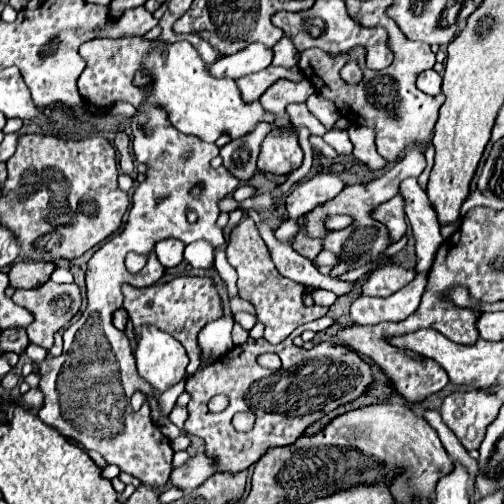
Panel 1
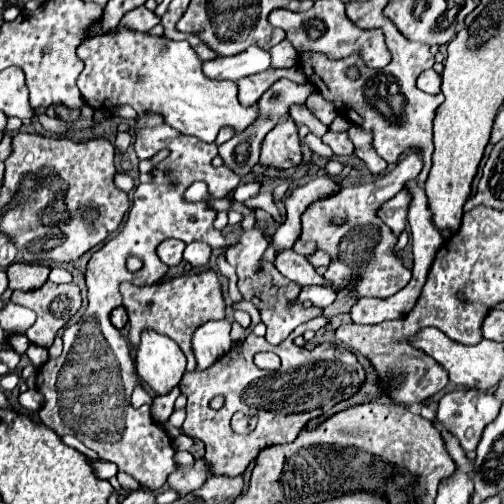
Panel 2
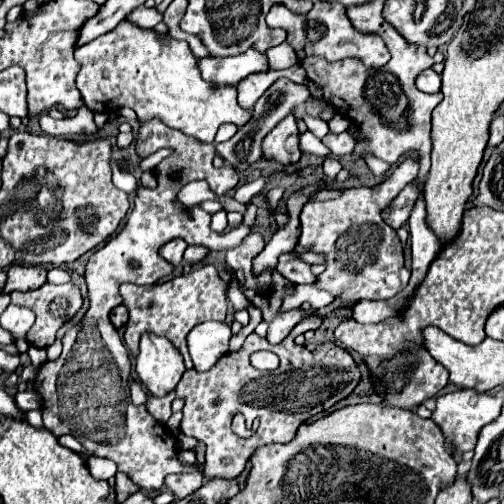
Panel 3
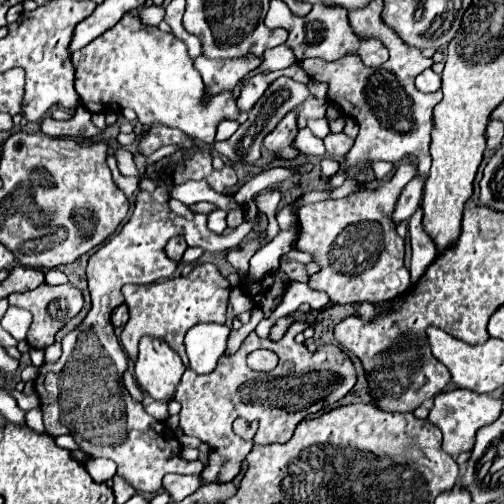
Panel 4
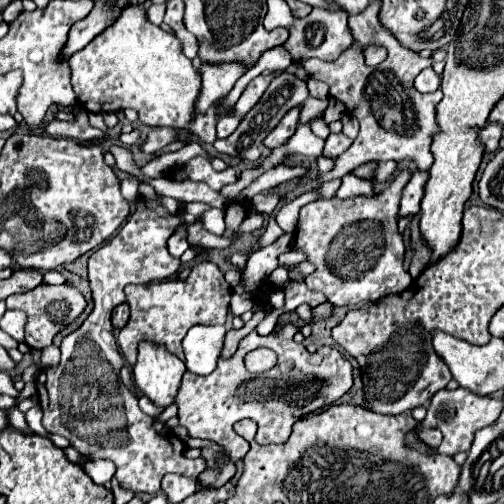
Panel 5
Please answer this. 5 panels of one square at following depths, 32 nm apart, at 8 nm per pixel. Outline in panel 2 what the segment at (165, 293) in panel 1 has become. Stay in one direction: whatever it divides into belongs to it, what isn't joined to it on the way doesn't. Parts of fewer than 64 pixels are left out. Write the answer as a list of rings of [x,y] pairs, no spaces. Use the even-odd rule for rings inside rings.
[[[206,270],[200,274],[178,276],[154,286],[134,286],[124,282],[120,286],[120,292],[124,296],[124,308],[130,318],[130,334],[128,334],[130,344],[138,346],[138,338],[144,328],[152,328],[160,334],[168,334],[184,350],[188,358],[188,372],[196,370],[196,358],[192,356],[192,332],[196,332],[196,328],[204,322],[224,318],[226,304],[216,274],[212,270]]]

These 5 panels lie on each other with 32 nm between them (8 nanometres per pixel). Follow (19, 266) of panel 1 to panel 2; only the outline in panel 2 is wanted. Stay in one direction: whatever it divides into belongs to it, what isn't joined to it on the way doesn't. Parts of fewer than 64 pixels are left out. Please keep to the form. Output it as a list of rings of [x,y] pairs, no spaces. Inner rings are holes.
[[[14,262],[8,268],[8,280],[12,290],[34,290],[40,288],[50,274],[50,266],[46,264],[24,264]]]

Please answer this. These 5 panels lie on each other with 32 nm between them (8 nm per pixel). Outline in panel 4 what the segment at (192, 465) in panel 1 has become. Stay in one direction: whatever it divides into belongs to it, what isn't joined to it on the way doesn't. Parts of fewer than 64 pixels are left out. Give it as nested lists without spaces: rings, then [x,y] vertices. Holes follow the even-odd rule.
[[[170,474],[164,476],[164,488],[168,490],[174,502],[184,500],[192,492],[196,492],[200,486],[202,486],[200,476],[170,476]]]

